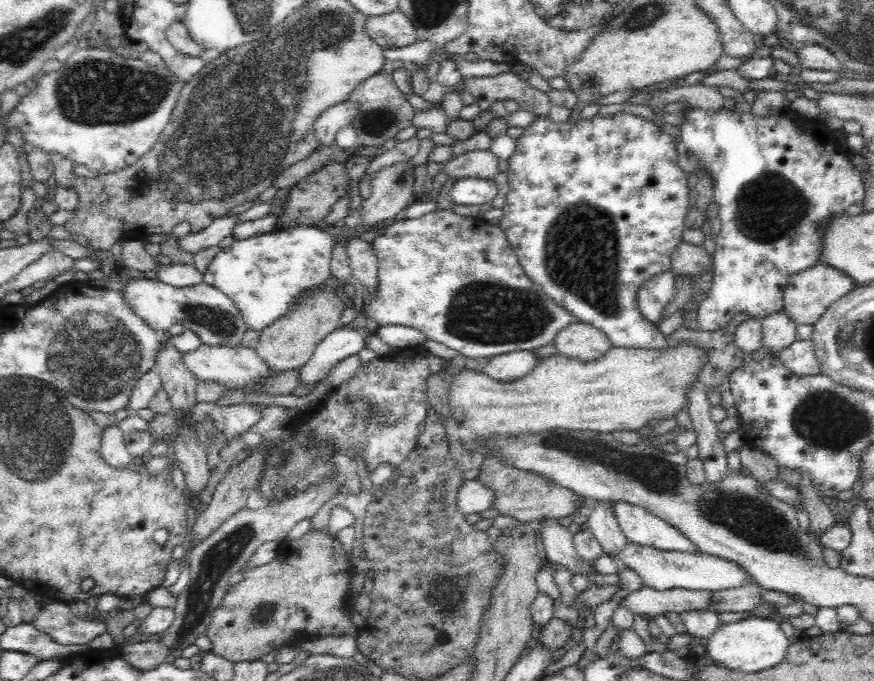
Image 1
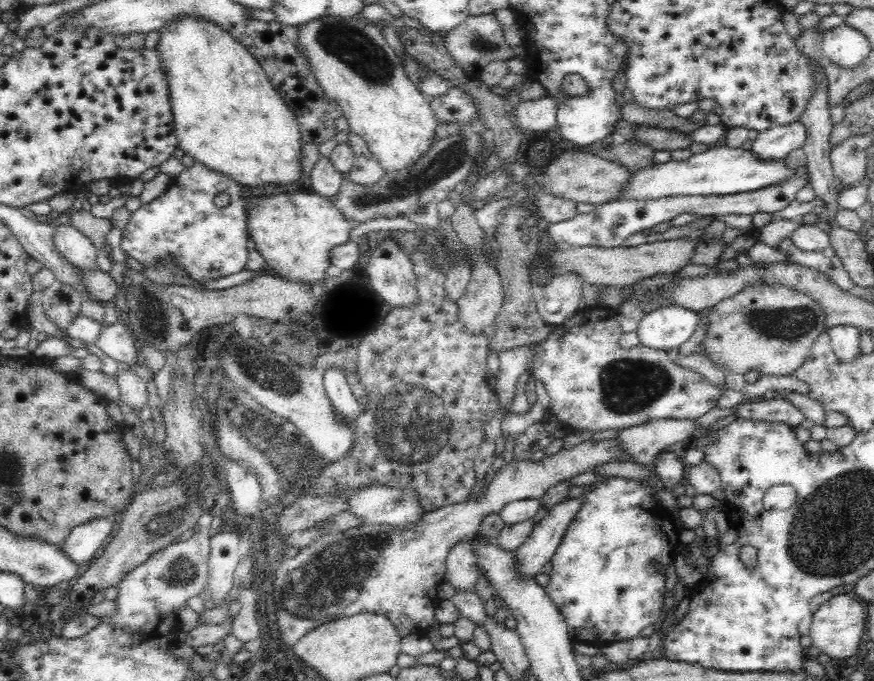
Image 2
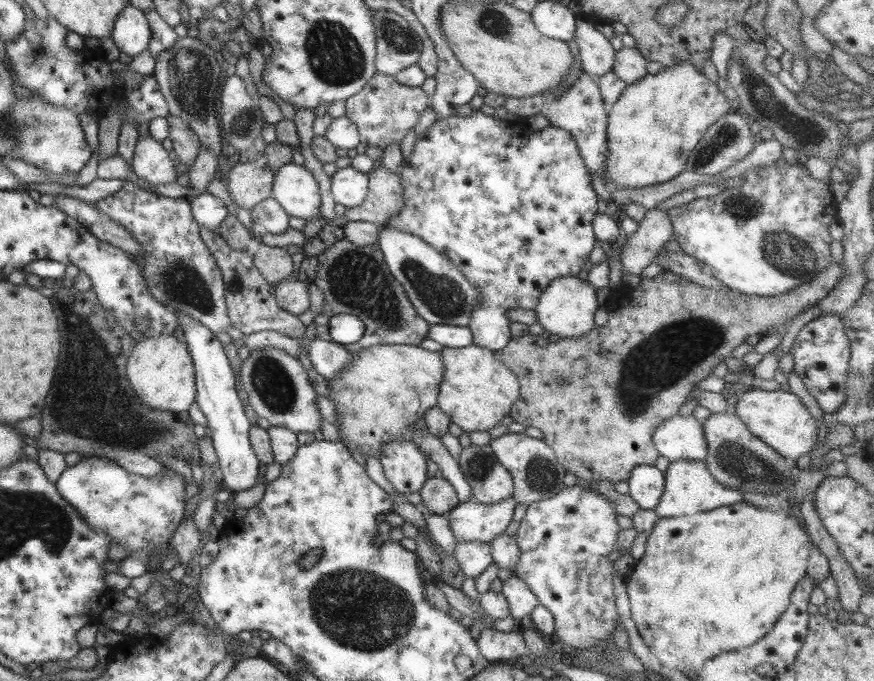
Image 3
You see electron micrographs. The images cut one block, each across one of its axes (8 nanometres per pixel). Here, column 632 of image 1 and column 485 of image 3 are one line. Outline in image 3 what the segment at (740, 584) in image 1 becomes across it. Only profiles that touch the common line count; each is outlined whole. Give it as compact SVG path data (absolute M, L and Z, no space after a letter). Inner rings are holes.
M461 542L455 544L453 557L466 578L477 579L492 564L491 547L481 542Z

